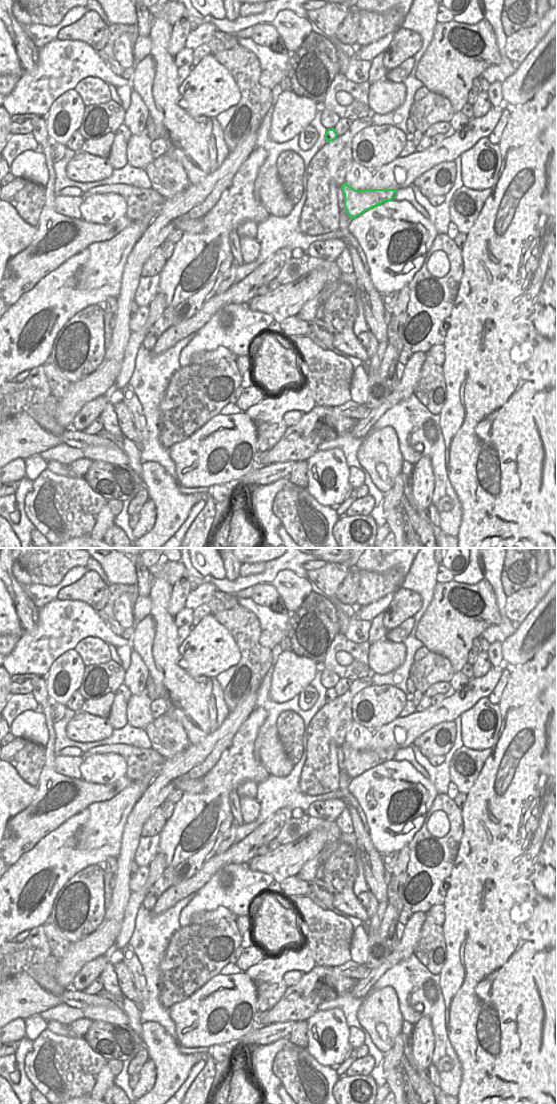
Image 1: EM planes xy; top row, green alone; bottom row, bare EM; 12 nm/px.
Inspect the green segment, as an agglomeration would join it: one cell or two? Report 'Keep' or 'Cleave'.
Keep.

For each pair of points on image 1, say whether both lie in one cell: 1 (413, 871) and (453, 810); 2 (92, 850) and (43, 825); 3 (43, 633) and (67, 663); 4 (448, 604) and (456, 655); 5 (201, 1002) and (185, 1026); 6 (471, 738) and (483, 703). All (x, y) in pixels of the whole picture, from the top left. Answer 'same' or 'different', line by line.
1: same
2: different
3: different
4: same
5: same
6: same

